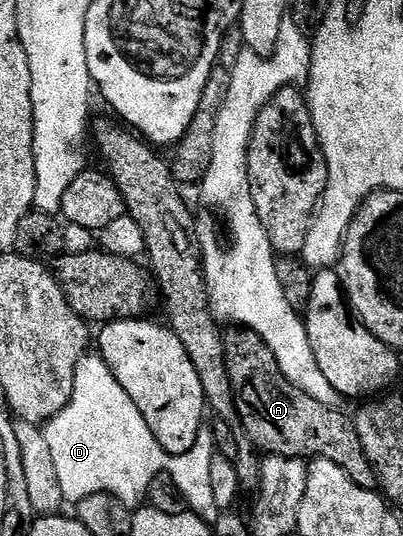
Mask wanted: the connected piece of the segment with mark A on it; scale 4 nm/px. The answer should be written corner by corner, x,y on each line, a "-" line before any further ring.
229,327
224,332
224,353
244,432
261,453
295,460
329,460
342,466
358,486
377,487
376,469
366,458
355,423
349,417
347,420
339,407
318,402
318,398
310,398
310,394
291,384
286,374
282,374
278,358
261,336
248,328

